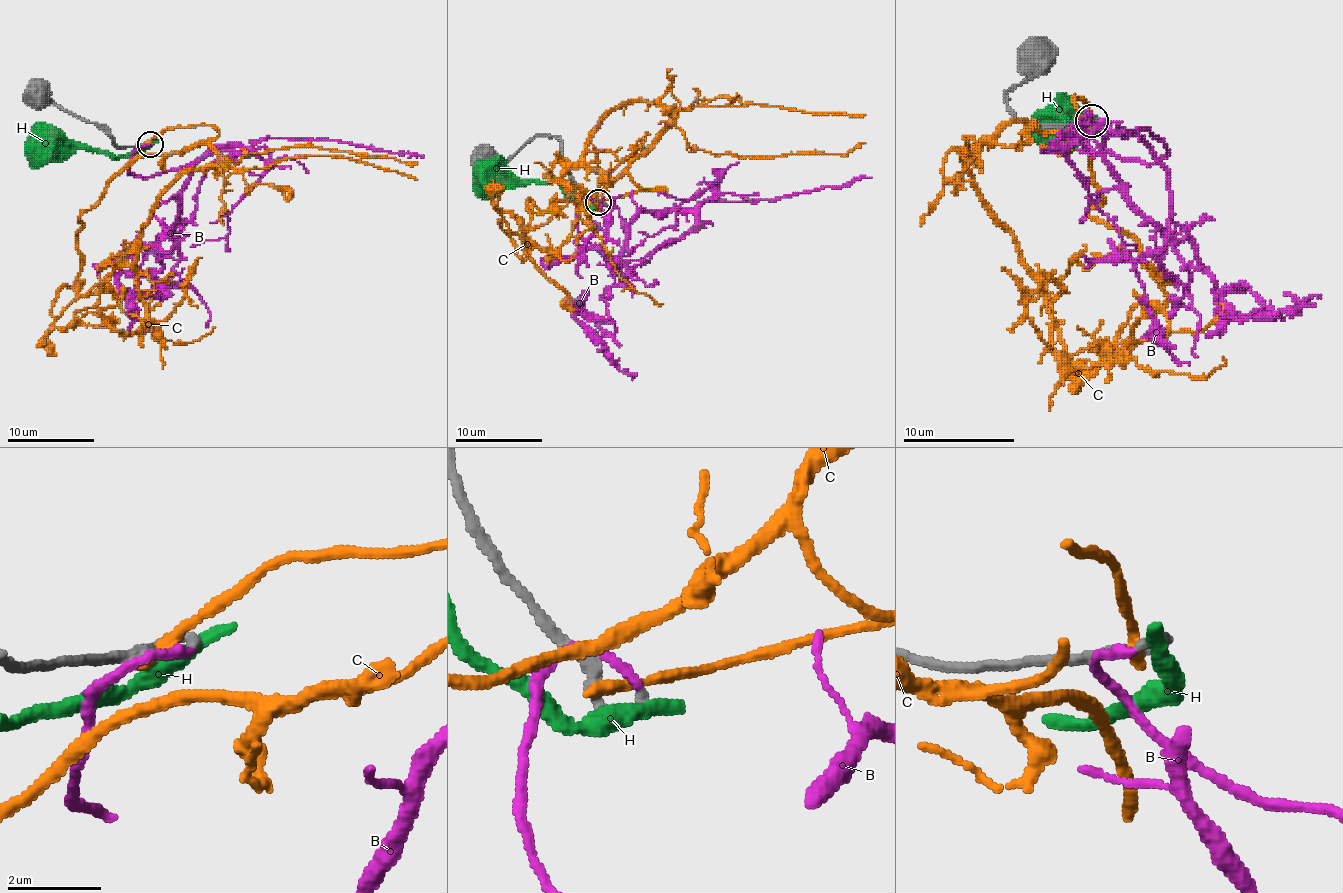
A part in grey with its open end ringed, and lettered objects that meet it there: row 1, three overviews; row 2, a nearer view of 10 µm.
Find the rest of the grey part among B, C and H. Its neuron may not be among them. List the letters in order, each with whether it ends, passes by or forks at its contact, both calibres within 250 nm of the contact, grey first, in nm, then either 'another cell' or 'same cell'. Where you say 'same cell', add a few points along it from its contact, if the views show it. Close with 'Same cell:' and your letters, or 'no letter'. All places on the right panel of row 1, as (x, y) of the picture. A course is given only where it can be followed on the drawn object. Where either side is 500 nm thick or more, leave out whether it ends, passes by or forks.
B: it ends there; 190 nm thick on the grey side, 200 nm on the other; same cell; it runs (1091, 121), (1122, 158), (1166, 147), (1102, 124), (1119, 189), (1164, 239), (1127, 258), (1158, 340), (1189, 362)
C: it ends there; 190 nm thick on the grey side, 320 nm on the other; another cell
H: it ends there; 240 nm thick on the grey side, 480 nm on the other; another cell
Same cell: B

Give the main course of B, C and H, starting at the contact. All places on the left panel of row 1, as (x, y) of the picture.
B: (151, 144), (132, 155), (129, 172), (247, 153), (214, 146), (195, 166), (179, 220), (136, 275), (134, 331)
C: (149, 142), (210, 125), (219, 133), (179, 151), (221, 159), (166, 190), (99, 314), (173, 342), (214, 327)
H: (149, 144), (112, 157), (108, 153), (75, 146), (53, 146), (45, 153), (43, 149)

